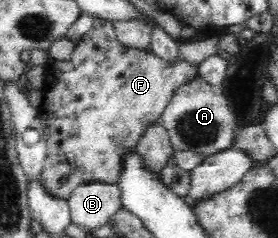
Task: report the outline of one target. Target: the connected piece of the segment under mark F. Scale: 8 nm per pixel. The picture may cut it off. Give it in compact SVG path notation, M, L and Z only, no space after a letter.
M96 18L94 27L74 46L69 62L52 61L46 67L39 116L47 138L46 159L39 182L48 195L67 200L80 185L92 182L116 184L123 169L123 158L135 150L143 133L171 102L180 86L198 78L197 67L187 61L166 63L152 53L134 50L118 42L114 22Z

